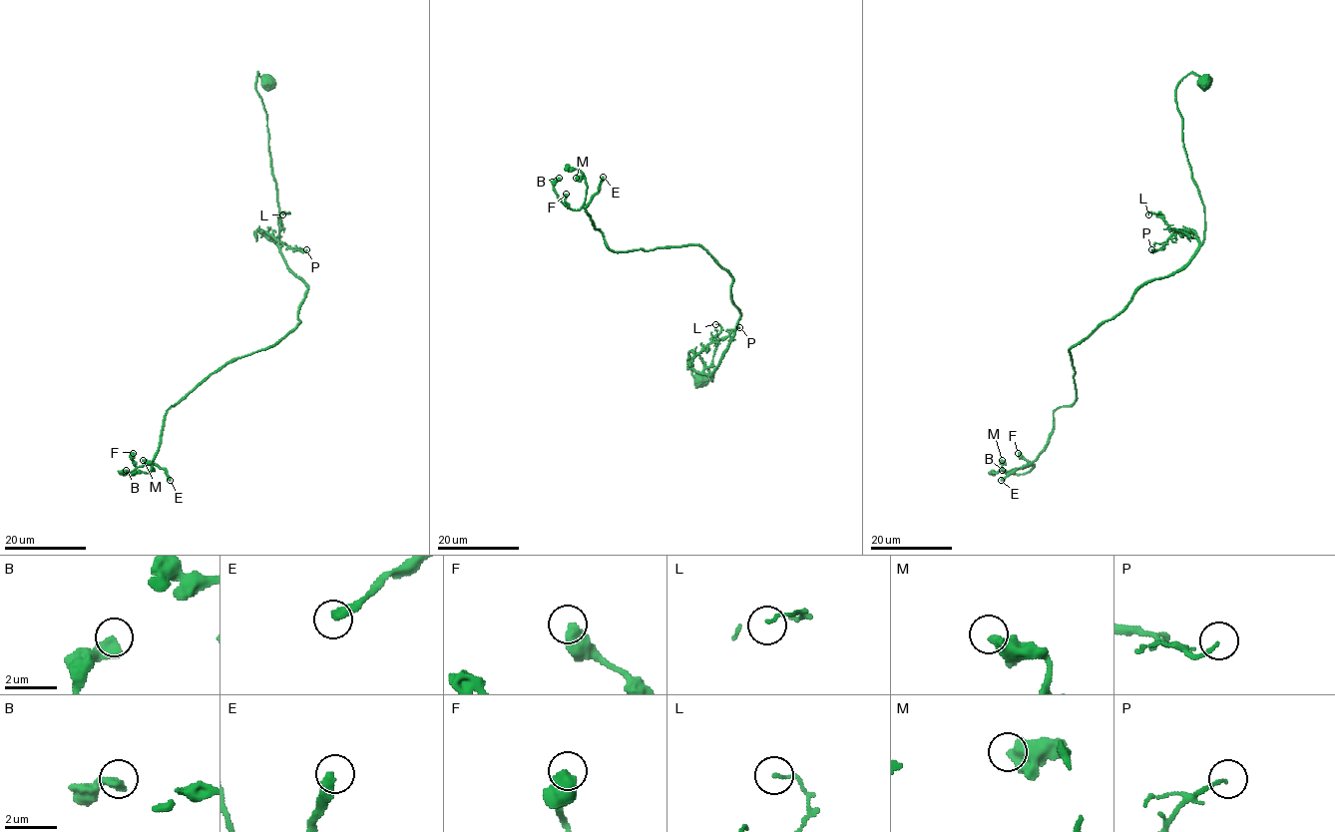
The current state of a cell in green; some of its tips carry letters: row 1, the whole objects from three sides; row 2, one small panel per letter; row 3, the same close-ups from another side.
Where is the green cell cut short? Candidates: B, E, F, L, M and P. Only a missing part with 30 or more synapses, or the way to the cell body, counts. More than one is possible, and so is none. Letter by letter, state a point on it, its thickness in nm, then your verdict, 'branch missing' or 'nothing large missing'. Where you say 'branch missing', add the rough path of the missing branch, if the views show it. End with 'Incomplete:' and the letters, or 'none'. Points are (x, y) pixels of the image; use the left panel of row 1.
B: place (126, 470); calibre 440 nm; nothing large missing
E: place (170, 480); calibre 400 nm; branch missing; course (170, 480), (172, 486), (187, 498), (186, 504), (194, 507), (194, 515), (178, 527), (166, 545), (158, 537)
F: place (133, 453); calibre 600 nm; nothing large missing
L: place (282, 214); calibre 100 nm; nothing large missing
M: place (143, 460); calibre 550 nm; nothing large missing
P: place (306, 249); calibre 100 nm; nothing large missing
Incomplete: E

